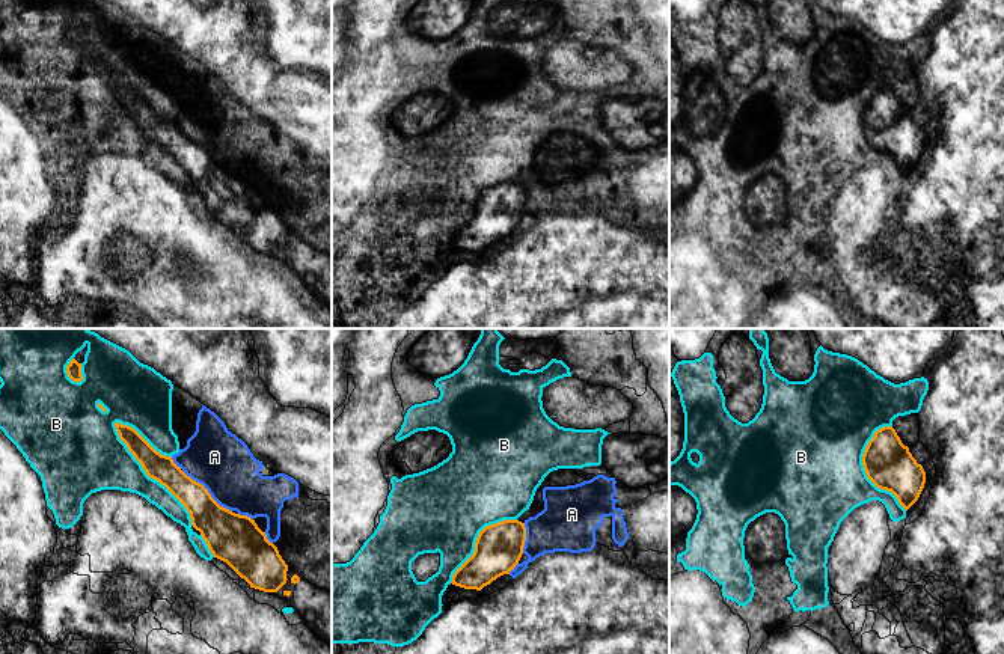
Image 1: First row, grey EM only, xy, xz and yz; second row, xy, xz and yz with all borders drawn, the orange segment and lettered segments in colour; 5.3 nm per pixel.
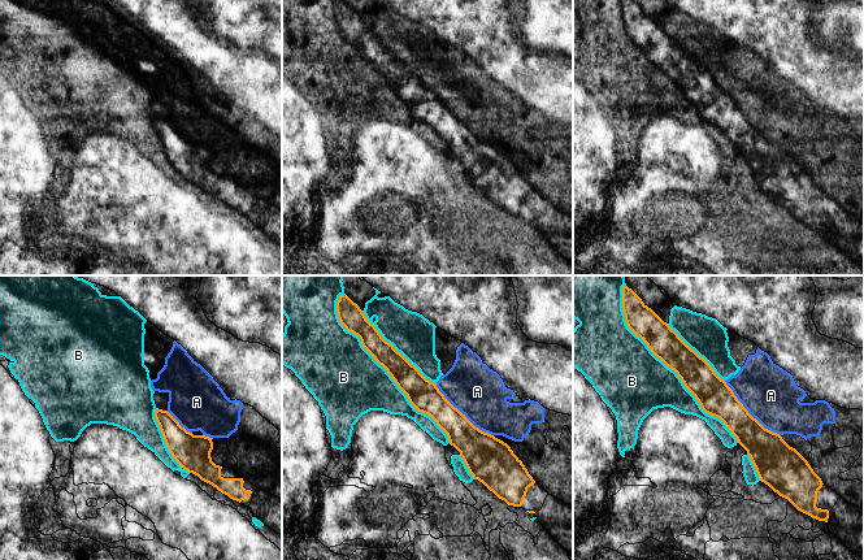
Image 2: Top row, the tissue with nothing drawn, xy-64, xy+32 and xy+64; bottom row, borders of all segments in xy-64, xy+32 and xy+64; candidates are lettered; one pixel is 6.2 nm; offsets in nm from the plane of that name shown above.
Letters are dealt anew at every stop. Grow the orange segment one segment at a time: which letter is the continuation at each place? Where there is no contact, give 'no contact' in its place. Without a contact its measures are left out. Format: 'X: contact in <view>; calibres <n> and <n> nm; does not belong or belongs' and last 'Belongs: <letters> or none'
A: contact in xy; calibres 240 and 320 nm; does not belong
B: contact in xy; calibres 140 and 280 nm; does not belong
Belongs: none

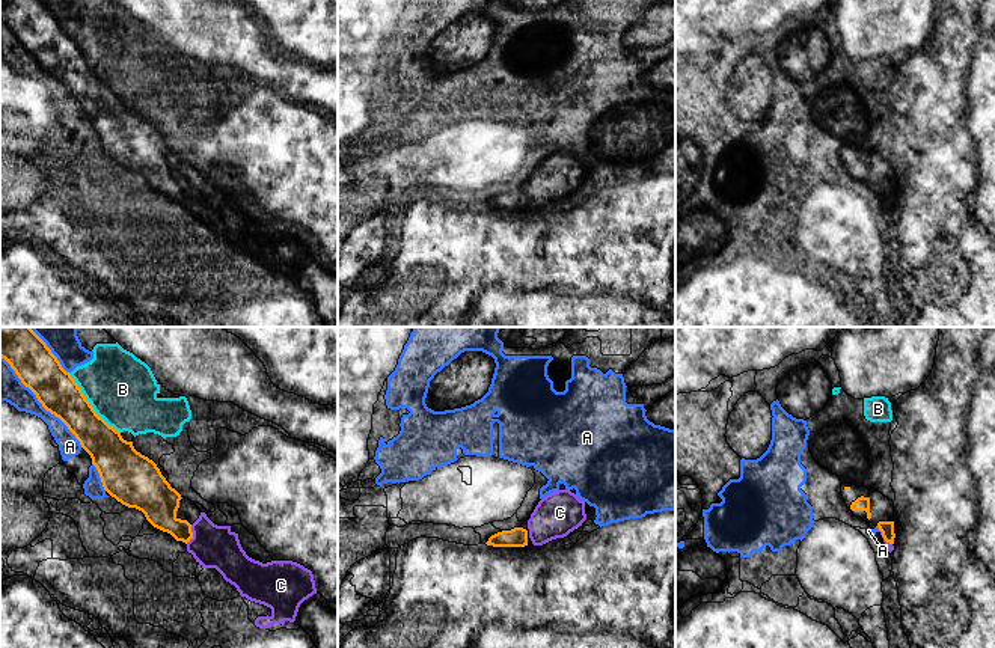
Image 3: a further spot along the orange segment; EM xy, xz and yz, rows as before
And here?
A: contact in xy; calibres 220 and 190 nm; does not belong
B: contact in xy; calibres 220 and 360 nm; does not belong
C: contact in xy; calibres 200 and 220 nm; belongs
Belongs: C

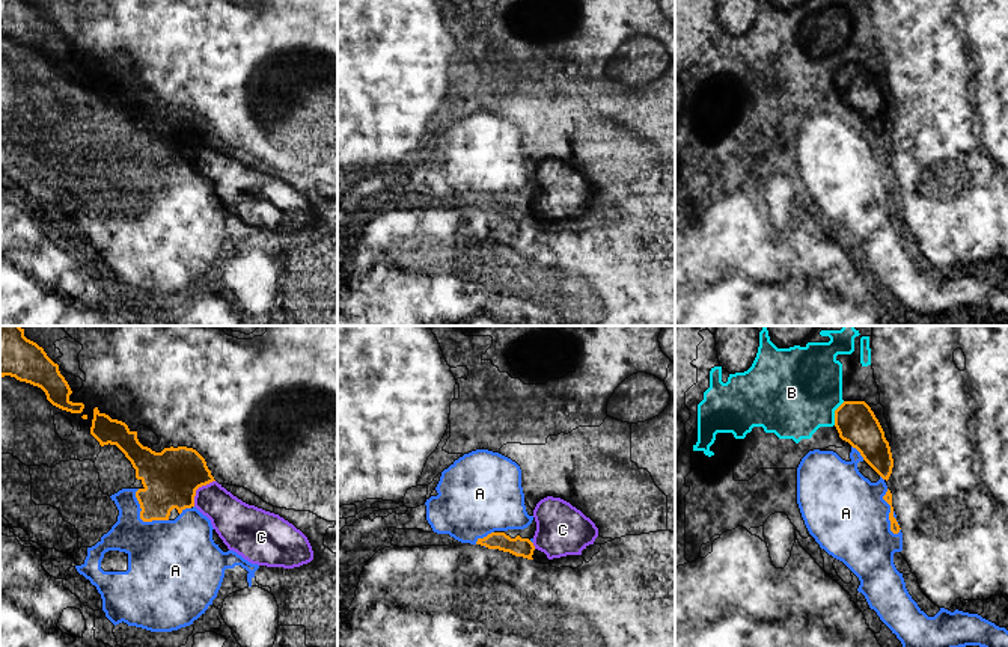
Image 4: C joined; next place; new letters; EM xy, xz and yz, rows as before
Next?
A: contact in yz; calibres 50 and 440 nm; does not belong
B: contact in yz; calibres 220 and 460 nm; does not belong
C: contact in xy; calibres 300 and 220 nm; belongs
Belongs: C

